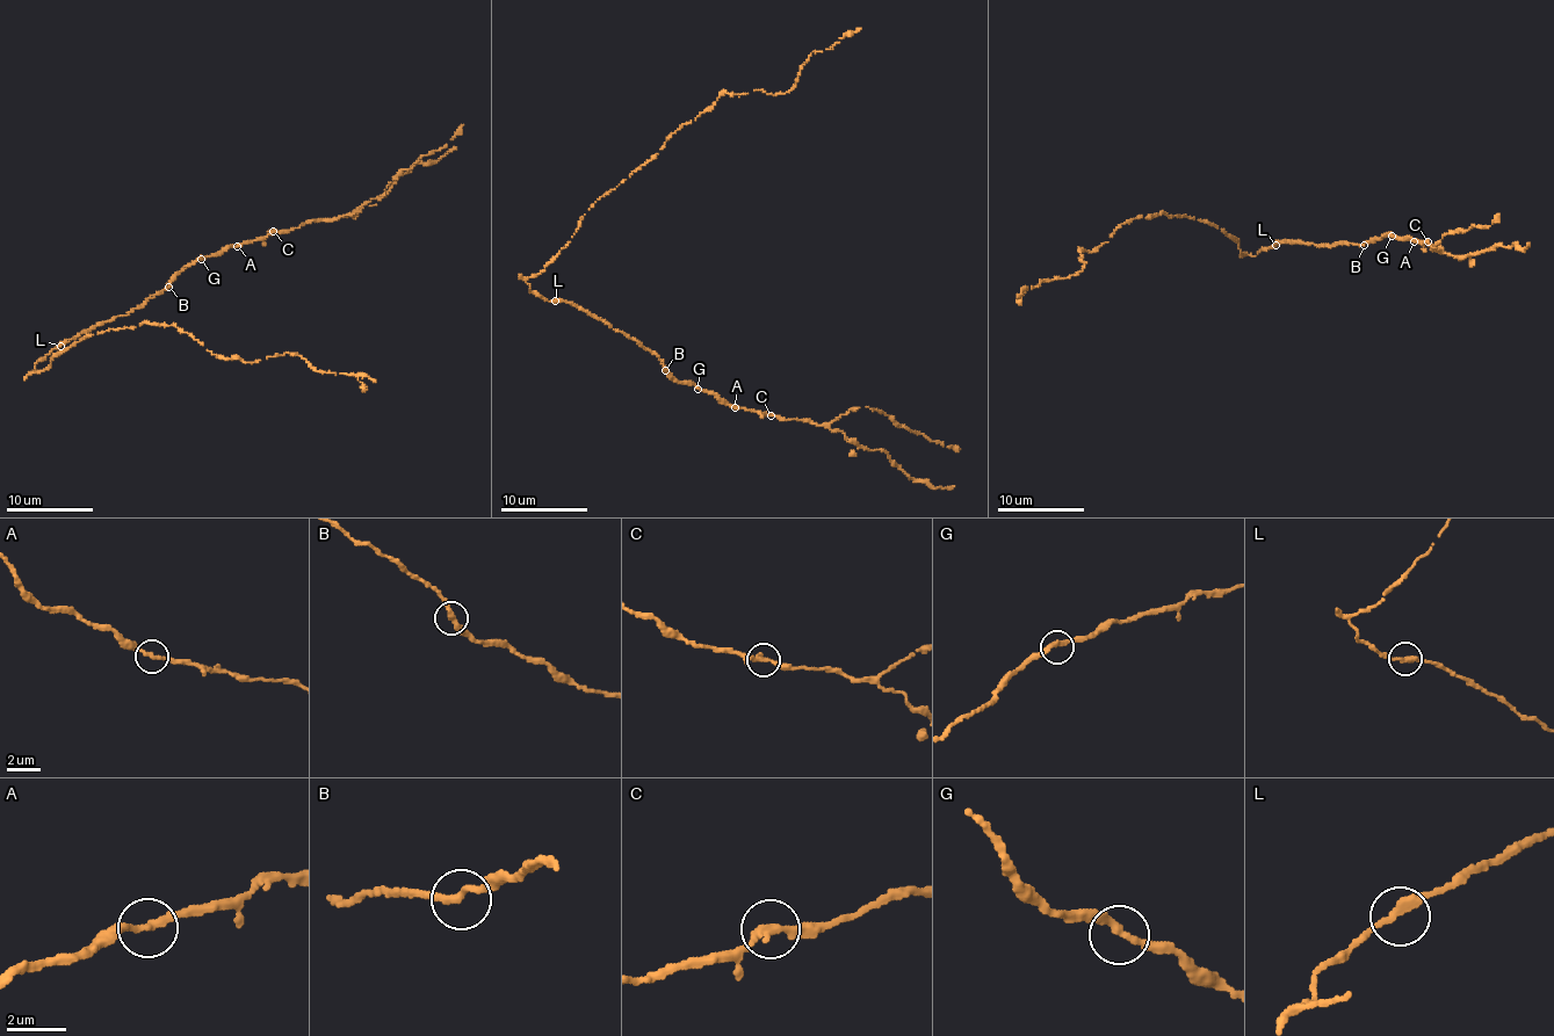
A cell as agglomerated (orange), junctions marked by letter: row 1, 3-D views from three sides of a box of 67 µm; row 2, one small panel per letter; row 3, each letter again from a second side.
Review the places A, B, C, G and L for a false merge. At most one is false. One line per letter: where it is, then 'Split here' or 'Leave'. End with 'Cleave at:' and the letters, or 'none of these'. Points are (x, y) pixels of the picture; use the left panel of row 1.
A: Place: (237, 246). Leave
B: Place: (168, 287). Leave
C: Place: (273, 231). Leave
G: Place: (201, 259). Leave
L: Place: (60, 346). Leave
Cleave at: none of these

